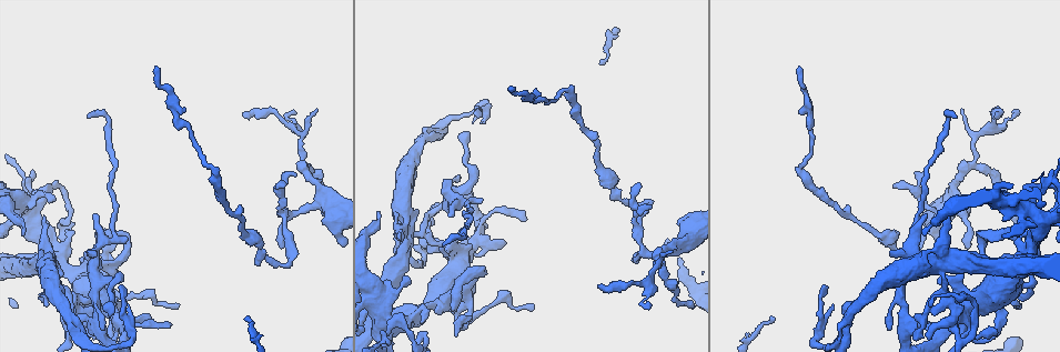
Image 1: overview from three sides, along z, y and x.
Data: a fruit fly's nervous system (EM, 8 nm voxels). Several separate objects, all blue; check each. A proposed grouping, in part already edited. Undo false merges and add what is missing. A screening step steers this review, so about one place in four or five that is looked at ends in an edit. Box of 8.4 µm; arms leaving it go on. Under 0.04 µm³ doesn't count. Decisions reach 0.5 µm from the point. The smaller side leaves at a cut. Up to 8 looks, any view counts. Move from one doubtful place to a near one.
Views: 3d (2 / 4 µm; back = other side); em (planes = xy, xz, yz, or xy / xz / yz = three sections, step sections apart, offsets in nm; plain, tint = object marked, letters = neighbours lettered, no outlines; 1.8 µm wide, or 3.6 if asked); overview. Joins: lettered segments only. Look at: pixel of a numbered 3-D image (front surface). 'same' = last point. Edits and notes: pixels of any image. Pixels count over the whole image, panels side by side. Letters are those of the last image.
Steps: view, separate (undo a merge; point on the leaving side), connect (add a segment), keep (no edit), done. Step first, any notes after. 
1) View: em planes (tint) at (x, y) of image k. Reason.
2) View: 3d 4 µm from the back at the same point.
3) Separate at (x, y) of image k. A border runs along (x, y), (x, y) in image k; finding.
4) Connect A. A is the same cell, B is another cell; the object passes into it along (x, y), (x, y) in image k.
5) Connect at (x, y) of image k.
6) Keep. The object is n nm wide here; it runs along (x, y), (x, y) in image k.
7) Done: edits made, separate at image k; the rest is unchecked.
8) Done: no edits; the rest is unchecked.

View: em xz step 8 (tint) at (955, 116) of image 1.

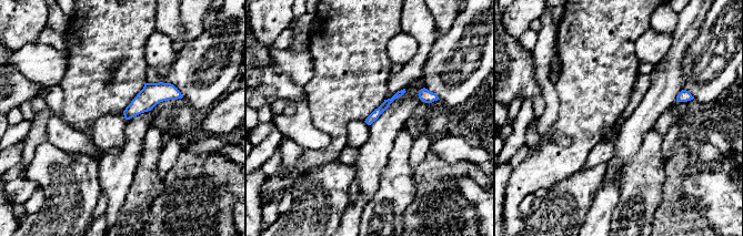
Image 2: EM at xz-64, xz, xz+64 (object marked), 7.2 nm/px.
View: em planes (letters) at the same point. Cut it another way.

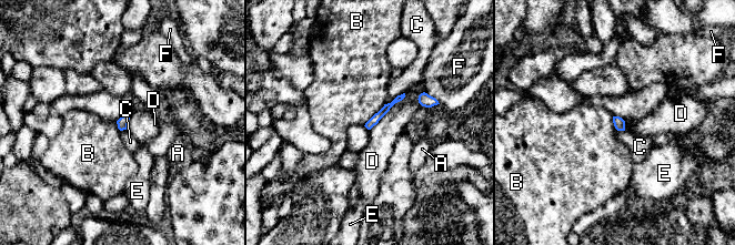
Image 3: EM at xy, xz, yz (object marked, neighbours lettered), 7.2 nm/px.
Keep. A, B, C, D, E and F are other cells; a border runs along (384, 103), (364, 125) in image 3; none of them fits.

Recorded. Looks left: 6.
View: em planes (letters) at (47, 201) of image 1. Branch stops here.

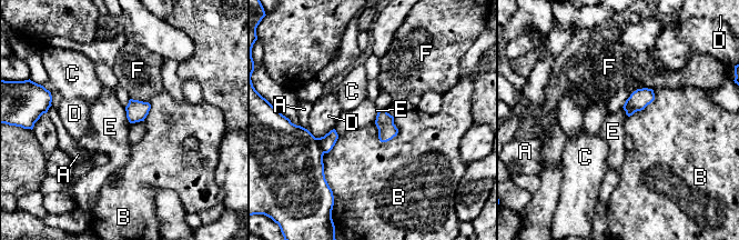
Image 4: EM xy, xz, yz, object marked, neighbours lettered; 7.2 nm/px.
Keep. The longest contact is with B, 220 nm; A, B, C, D, E and F are other cells; a border runs along (124, 108), (130, 123) in image 4; no lettered segment goes on from it.

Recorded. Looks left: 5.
View: 3d 2 µm from the back at (639, 182) of image 1. An open end.

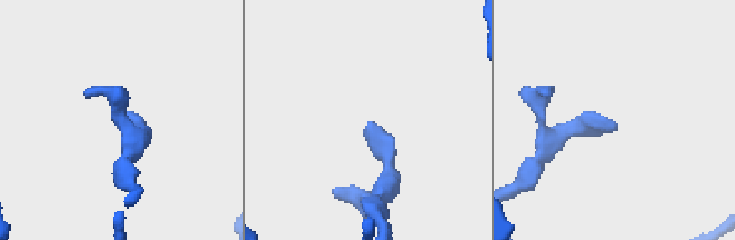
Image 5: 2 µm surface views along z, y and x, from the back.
View: em planes (letters) at (370, 122) of image 5.

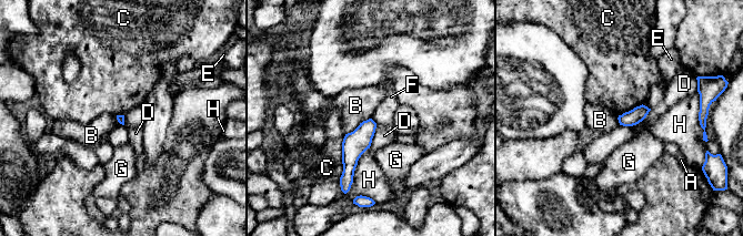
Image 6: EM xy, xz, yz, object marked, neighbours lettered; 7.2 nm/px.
Keep. A, B, C, D, E, F, G and H are other cells; none of them fits.

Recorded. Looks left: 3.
Done: no edits; the rest is unchecked.

